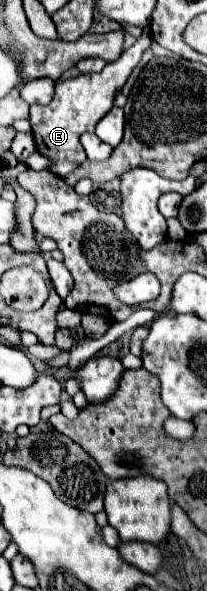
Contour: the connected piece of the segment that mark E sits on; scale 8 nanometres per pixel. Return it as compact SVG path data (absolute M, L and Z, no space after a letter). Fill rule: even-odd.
M144 28L142 36L136 40L136 44L130 46L128 50L124 50L122 56L116 62L106 64L102 72L80 74L76 78L58 80L54 100L48 106L32 104L30 106L30 124L32 124L36 150L42 156L52 158L52 160L68 160L68 162L74 162L74 164L82 164L86 160L86 154L84 154L84 148L80 144L80 136L84 132L92 132L94 126L112 108L114 94L118 90L122 90L130 72L140 62L144 48L150 48L150 44L152 44L152 34L150 34L148 28Z

